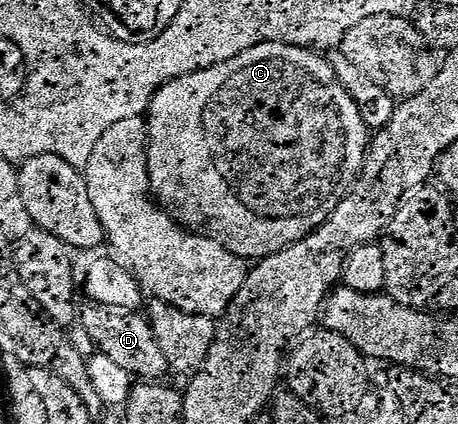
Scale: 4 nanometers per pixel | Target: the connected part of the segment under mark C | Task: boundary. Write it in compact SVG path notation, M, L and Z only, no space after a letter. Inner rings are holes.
M263 42L254 48L246 48L246 52L222 64L214 64L205 70L166 83L152 97L152 105L146 115L146 121L149 180L155 201L180 227L196 235L213 238L218 244L224 245L230 253L247 260L268 258L271 254L282 252L288 246L293 246L295 242L302 241L307 234L312 234L323 222L327 222L334 208L342 204L342 200L352 189L352 183L360 177L360 170L364 166L364 155L368 153L370 145L370 129L359 115L358 105L348 95L347 88L336 79L334 68L330 68L327 57L321 56L311 48L291 46L281 42ZM242 98L306 98L306 116L302 118L300 126L282 126L282 122L274 122L274 118L262 118L264 112L258 112L258 108L256 110L248 108L248 104Z

